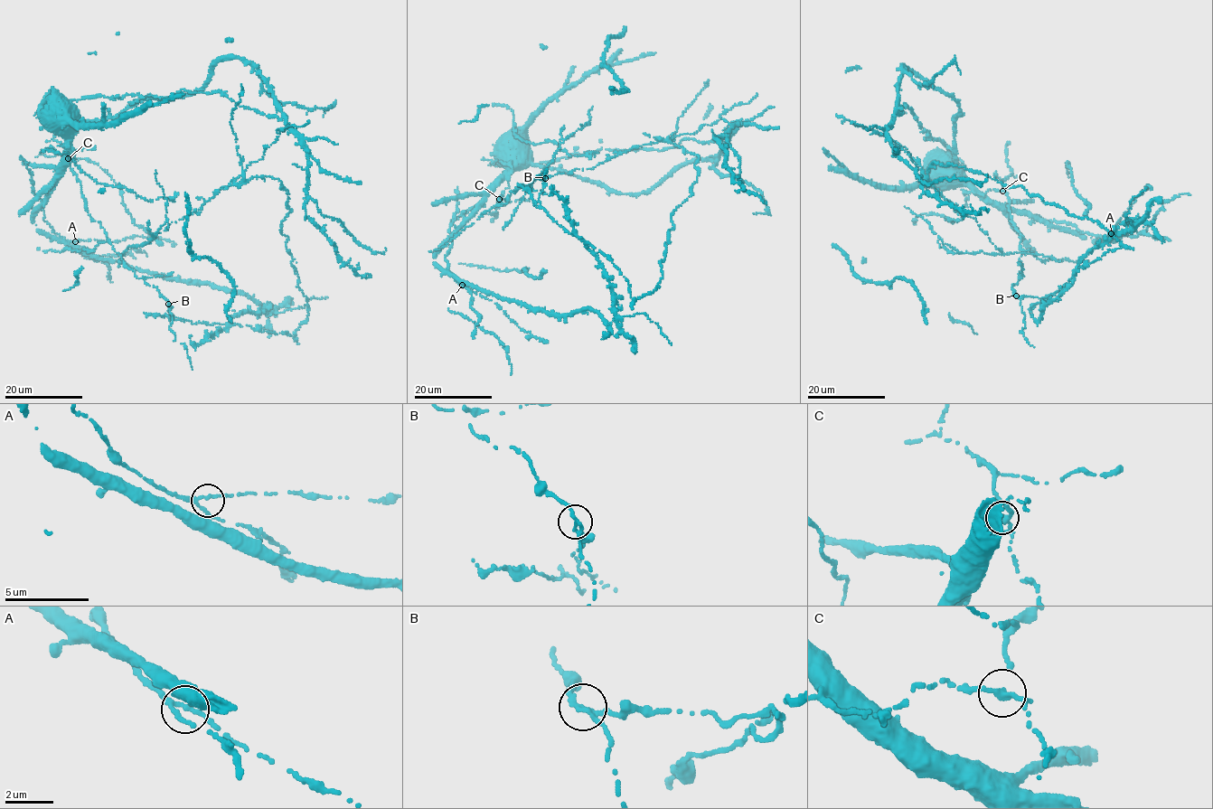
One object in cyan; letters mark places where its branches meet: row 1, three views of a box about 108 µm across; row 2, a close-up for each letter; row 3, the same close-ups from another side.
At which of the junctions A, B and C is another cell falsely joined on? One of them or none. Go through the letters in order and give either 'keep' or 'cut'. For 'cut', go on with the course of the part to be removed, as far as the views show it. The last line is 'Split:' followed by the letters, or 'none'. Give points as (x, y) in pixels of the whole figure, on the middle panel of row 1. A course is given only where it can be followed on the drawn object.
A: keep
B: cut; foreign part runs (544, 178), (540, 206), (608, 258), (631, 296), (656, 288), (700, 156), (661, 140), (541, 180), (593, 107)
C: keep
Split: B

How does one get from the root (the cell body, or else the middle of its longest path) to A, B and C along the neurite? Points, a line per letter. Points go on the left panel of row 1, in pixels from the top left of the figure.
A: (51, 109), (67, 149), (60, 177), (40, 201), (43, 221), (61, 237), (75, 241)
B: (51, 109), (67, 149), (40, 201), (64, 242), (239, 291), (270, 311), (195, 324), (168, 303)
C: (51, 109), (55, 128), (67, 138), (73, 157), (74, 155), (70, 155), (68, 158)

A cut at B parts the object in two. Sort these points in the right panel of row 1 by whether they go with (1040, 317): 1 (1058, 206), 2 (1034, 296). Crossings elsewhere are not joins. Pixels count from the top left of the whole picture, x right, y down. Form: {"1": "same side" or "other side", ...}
{"1": "same side", "2": "same side"}

